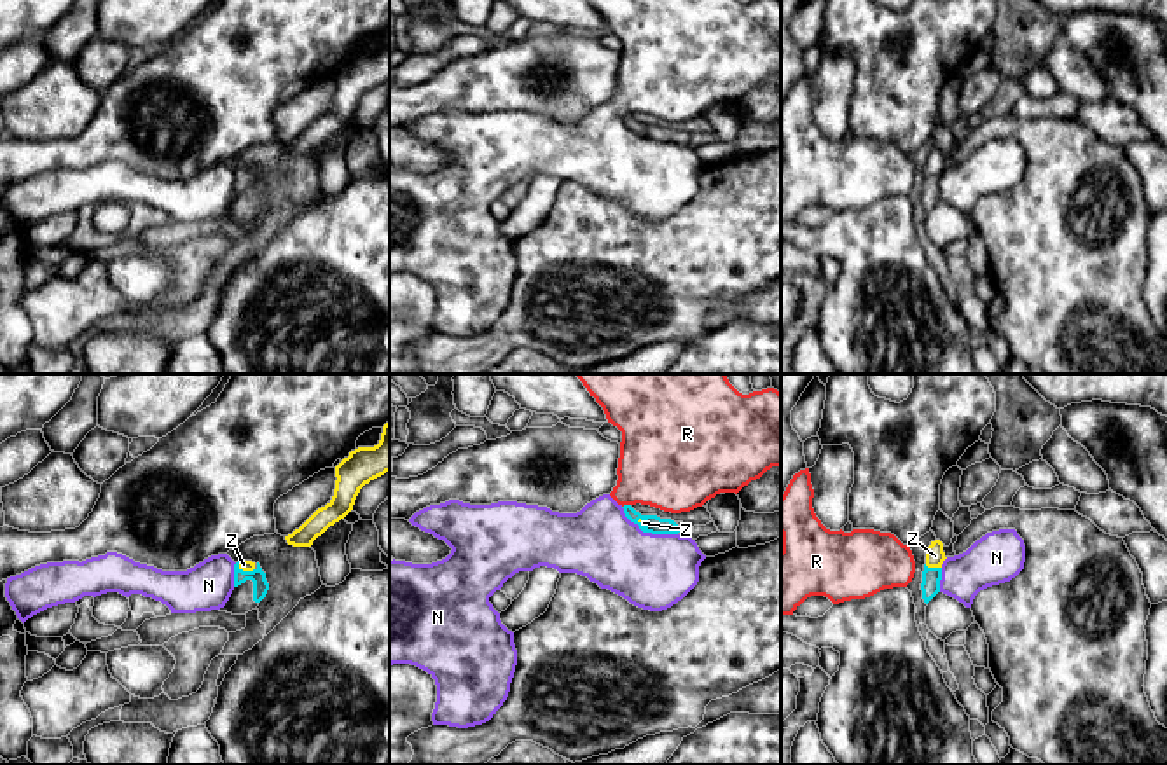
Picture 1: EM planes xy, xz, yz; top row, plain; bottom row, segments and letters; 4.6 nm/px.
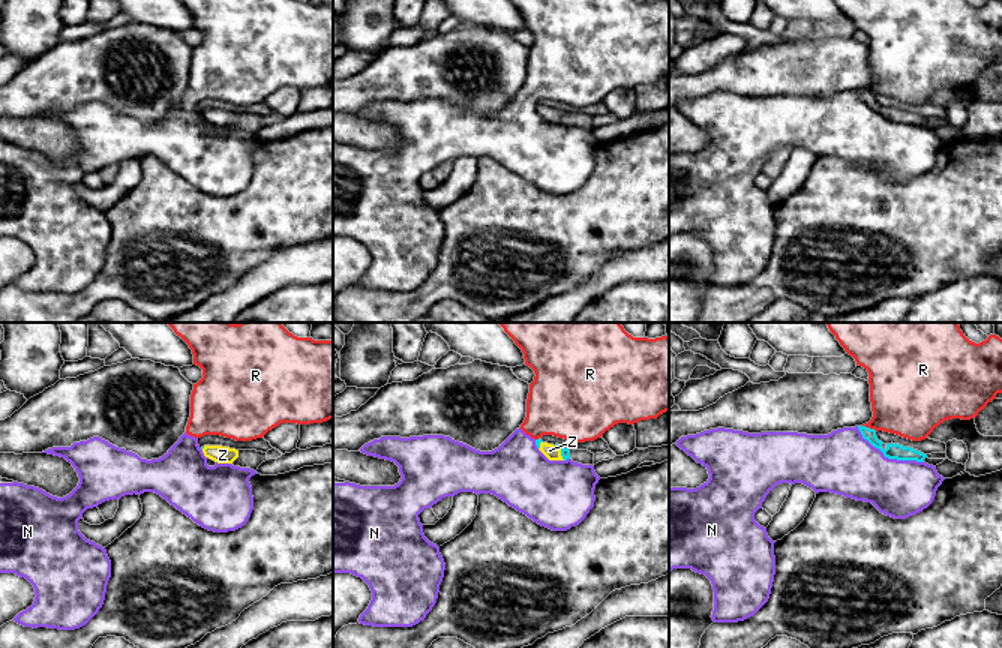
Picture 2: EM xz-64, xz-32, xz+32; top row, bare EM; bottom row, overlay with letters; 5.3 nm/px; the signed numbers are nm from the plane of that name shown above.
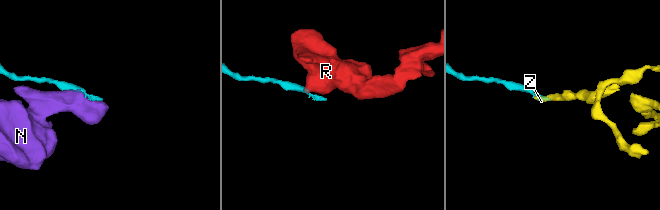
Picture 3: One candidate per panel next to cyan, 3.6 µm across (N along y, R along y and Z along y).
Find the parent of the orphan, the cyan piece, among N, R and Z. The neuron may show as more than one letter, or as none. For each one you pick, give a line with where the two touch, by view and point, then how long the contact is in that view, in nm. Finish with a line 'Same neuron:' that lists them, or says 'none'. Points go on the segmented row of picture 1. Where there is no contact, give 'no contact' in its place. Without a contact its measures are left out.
Z: meets cyan in yz at (933, 568); contact 80 nm long
Same neuron: Z

